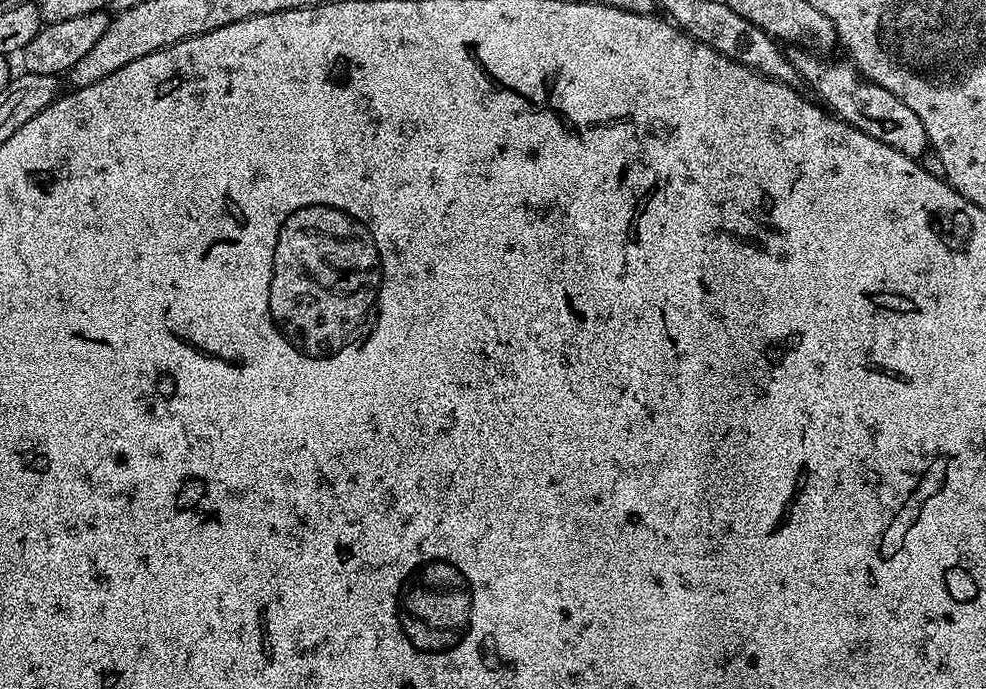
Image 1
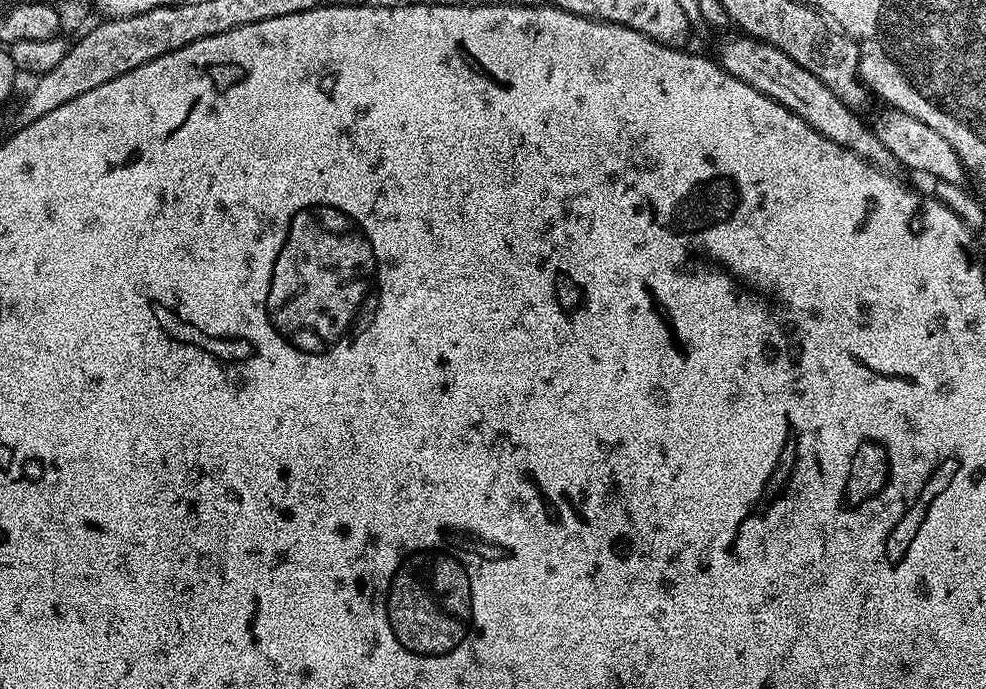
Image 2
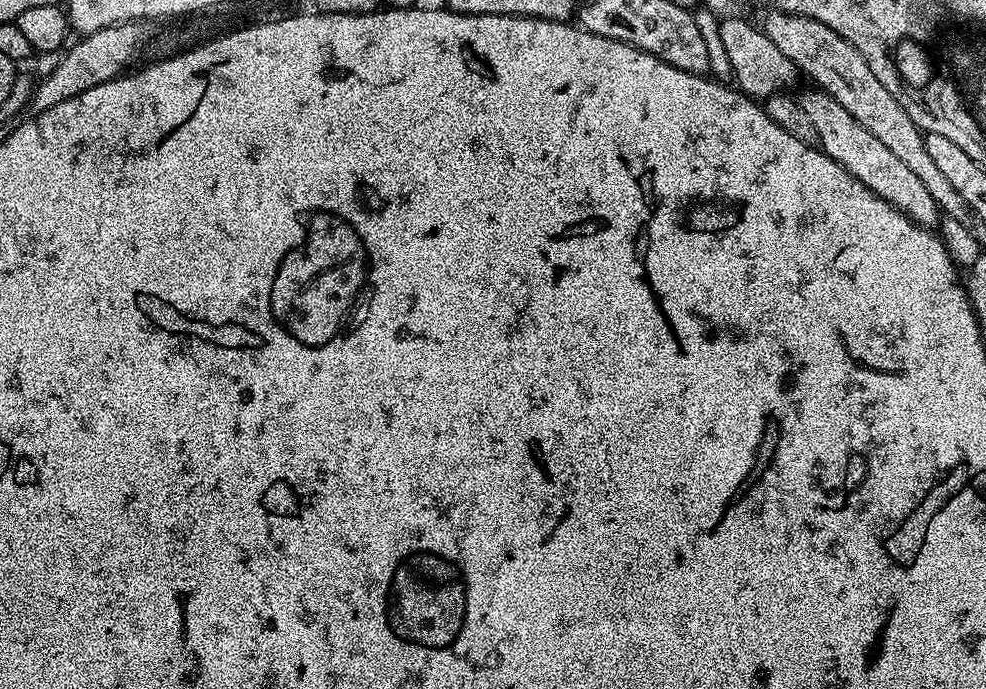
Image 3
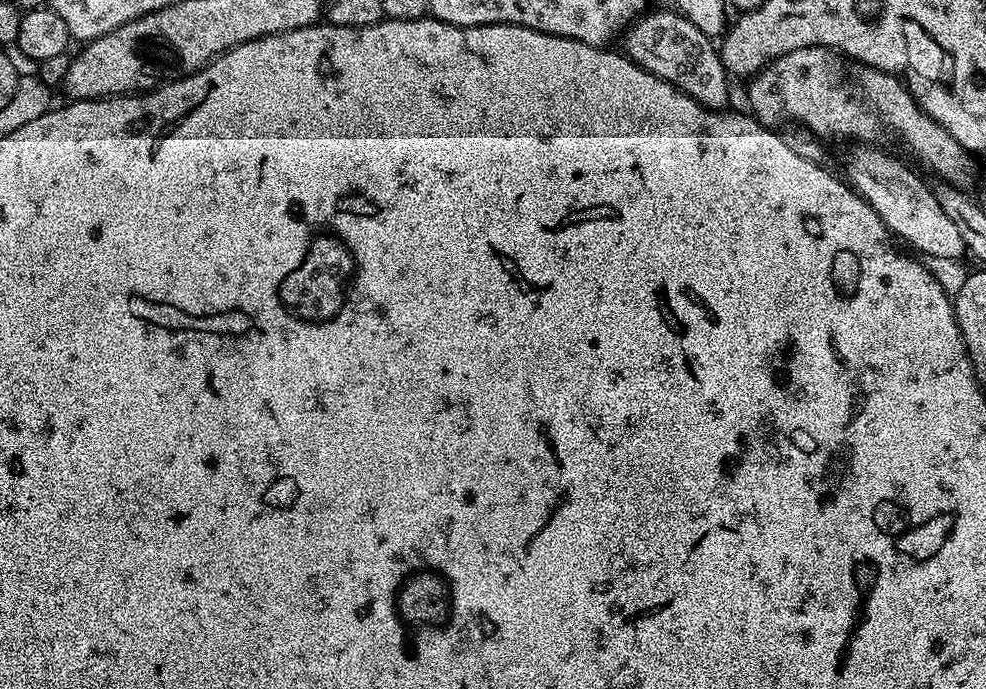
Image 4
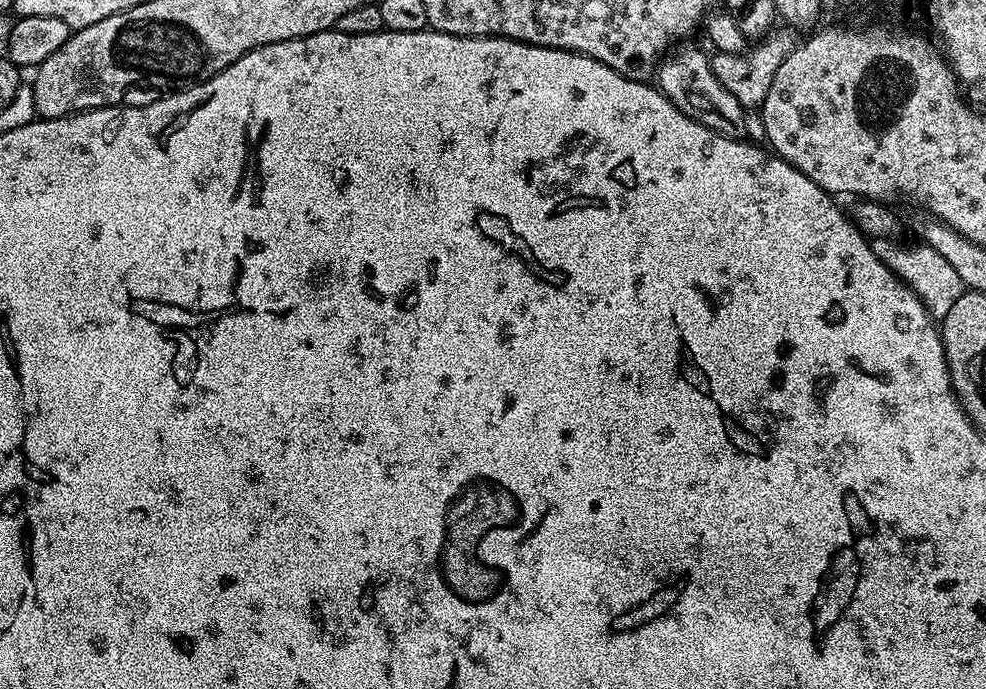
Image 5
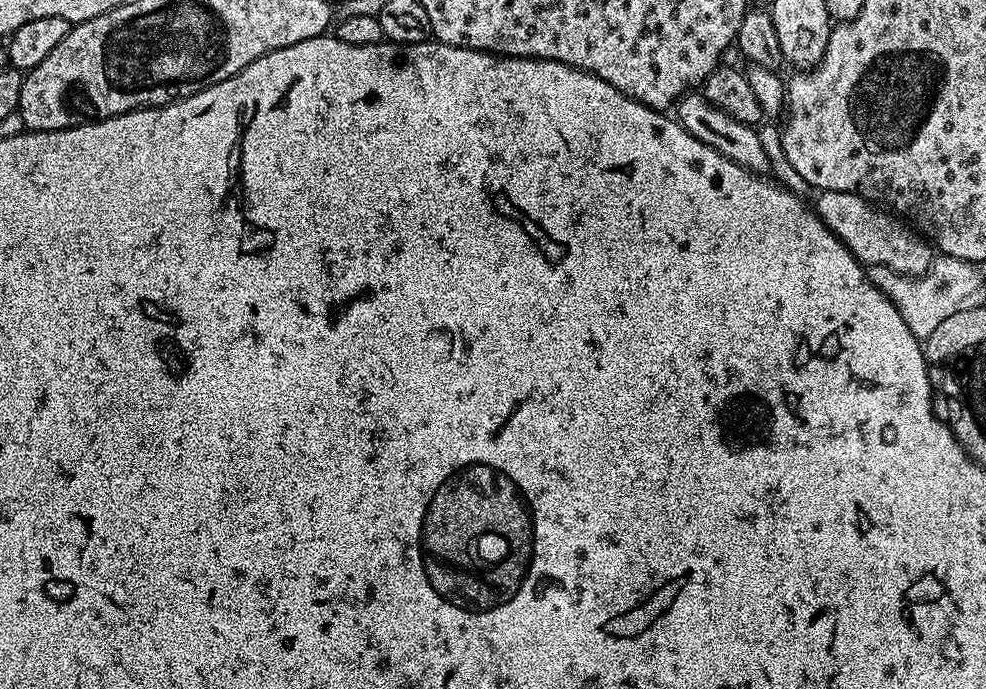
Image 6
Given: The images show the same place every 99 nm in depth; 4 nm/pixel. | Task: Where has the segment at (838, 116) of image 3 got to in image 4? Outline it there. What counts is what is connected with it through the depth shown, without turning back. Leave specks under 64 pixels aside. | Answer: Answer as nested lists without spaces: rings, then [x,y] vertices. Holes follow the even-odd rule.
[[[880,146],[849,147],[852,149],[844,156],[843,175],[850,187],[872,207],[878,218],[882,218],[897,241],[905,240],[910,247],[917,248],[912,250],[921,257],[964,260],[966,249],[962,234],[958,234],[954,221],[943,212],[942,206],[938,206],[938,198],[930,184],[928,188],[915,167],[907,168],[898,157],[876,147]]]

